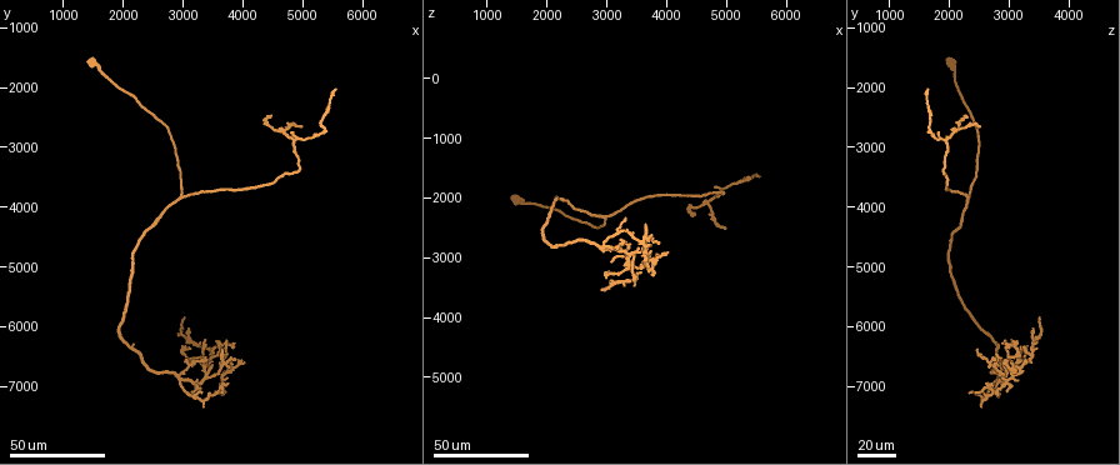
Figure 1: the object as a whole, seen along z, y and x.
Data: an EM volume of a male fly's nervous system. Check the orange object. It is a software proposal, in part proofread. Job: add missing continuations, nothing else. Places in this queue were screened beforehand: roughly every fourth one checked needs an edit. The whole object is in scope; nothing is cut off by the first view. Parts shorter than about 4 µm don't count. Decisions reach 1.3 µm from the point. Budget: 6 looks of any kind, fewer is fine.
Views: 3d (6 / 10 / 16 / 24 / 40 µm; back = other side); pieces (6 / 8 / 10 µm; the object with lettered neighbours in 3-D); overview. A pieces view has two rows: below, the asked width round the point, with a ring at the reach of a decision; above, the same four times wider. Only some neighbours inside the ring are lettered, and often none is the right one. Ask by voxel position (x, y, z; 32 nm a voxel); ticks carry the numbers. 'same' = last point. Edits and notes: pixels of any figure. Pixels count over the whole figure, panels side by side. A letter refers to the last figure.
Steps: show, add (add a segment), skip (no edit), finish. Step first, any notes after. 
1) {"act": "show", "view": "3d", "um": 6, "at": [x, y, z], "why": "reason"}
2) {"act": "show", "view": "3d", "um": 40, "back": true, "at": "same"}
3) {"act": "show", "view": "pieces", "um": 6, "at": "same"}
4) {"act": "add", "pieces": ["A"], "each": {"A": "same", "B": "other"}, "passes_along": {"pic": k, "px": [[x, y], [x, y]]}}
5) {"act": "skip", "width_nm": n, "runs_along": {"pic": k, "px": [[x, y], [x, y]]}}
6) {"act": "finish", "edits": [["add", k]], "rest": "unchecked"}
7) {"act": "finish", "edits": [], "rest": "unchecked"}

{"act": "show", "view": "3d", "um": 40, "at": [3950, 6600, 2950], "why": "free end"}

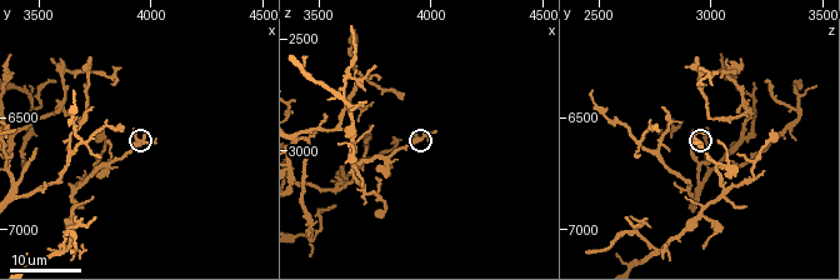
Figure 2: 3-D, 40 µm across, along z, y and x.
{"act": "show", "view": "pieces", "um": 8, "at": [3970, 6560, 2910]}

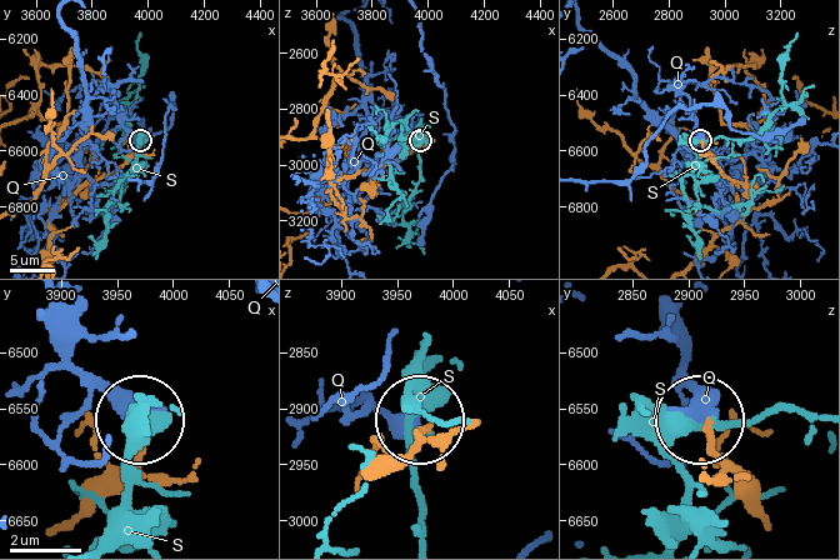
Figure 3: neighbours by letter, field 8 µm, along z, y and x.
{"act": "skip", "width_nm": 200, "each": {"Q": "other", "S": "other"}, "runs_along": {"pic": 3, "px": [[768, 518], [705, 431]]}, "found": "none of them fits"}

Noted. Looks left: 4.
{"act": "show", "view": "3d", "um": 24, "at": [3200, 7150, 2800], "why": "free end"}

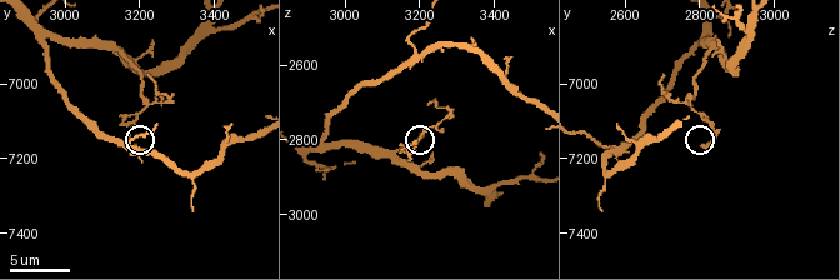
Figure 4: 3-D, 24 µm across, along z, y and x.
{"act": "show", "view": "pieces", "um": 8, "at": [3180, 7160, 2810]}

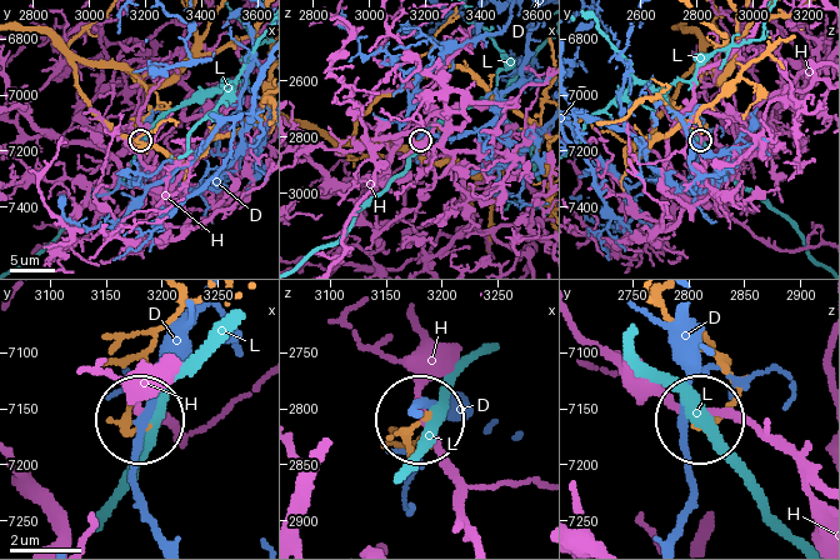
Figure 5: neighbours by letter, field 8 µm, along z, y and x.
{"act": "skip", "each": {"D": "other", "H": "other", "L": "other"}, "found": "no lettered segment goes on from it"}

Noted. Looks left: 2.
{"act": "show", "view": "3d", "um": 24, "at": [3640, 7100, 2460], "why": "branch stops here"}

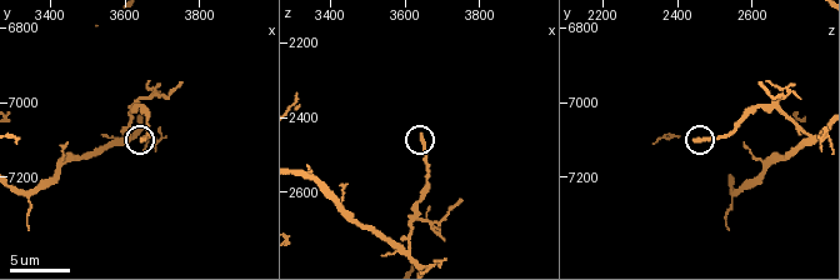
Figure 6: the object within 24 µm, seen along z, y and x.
{"act": "show", "view": "pieces", "um": 10, "at": [3640, 7090, 2450]}

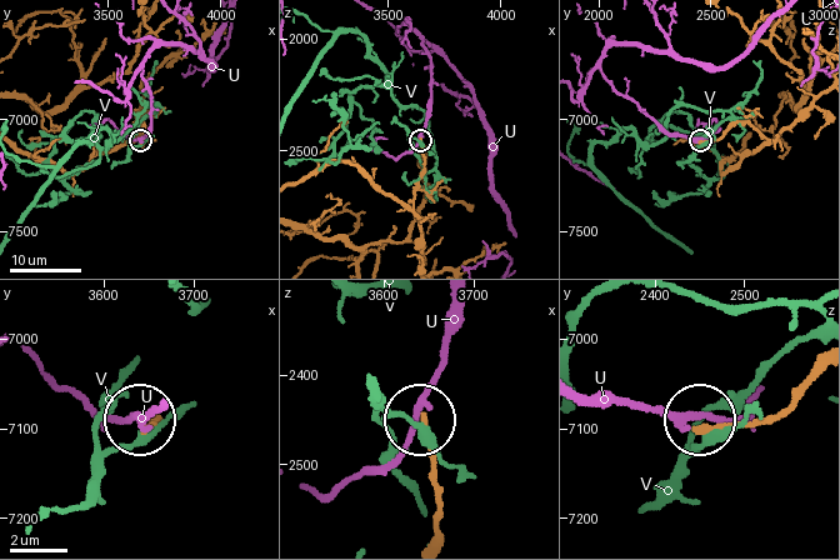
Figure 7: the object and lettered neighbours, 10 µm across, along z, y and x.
{"act": "skip", "each": {"U": "other", "V": "other"}, "runs_along": {"pic": 7, "px": [[813, 381], [776, 413], [740, 425], [700, 425]]}, "found": "none of them fits"}

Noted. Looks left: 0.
{"act": "finish", "edits": [], "rest": "unchecked"}

